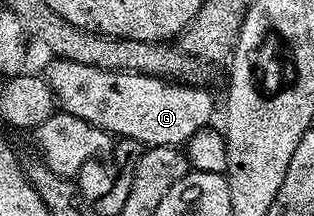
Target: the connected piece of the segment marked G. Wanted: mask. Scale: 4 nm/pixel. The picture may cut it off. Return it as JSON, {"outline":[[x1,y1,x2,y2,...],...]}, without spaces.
{"outline":[[65,58,49,63,46,77,63,113,86,120,113,136,139,142,141,147,183,147,211,123,212,94,204,86,130,74,127,70,103,70]]}

